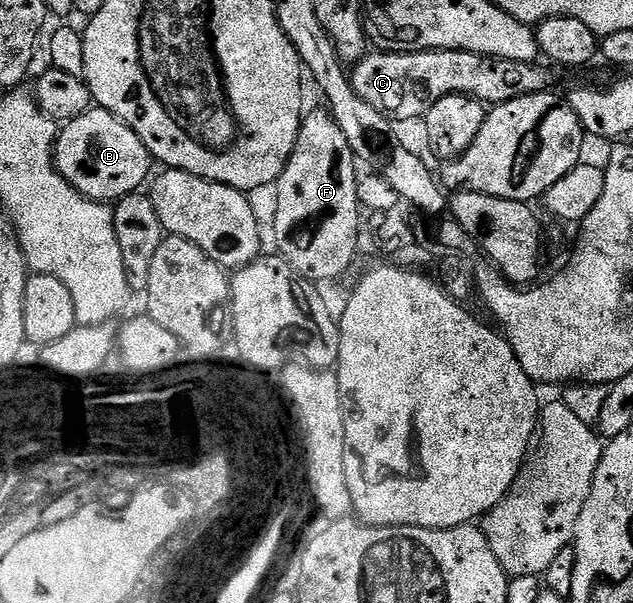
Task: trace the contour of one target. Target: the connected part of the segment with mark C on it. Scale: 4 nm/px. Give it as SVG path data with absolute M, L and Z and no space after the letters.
M396 50L370 51L358 64L352 65L351 79L355 94L367 102L367 106L377 108L394 121L420 121L437 102L448 96L469 96L486 106L496 106L523 98L531 94L550 91L556 82L558 73L552 67L540 68L540 63L507 62L490 56L480 56L459 50L427 50L426 52L399 52Z

